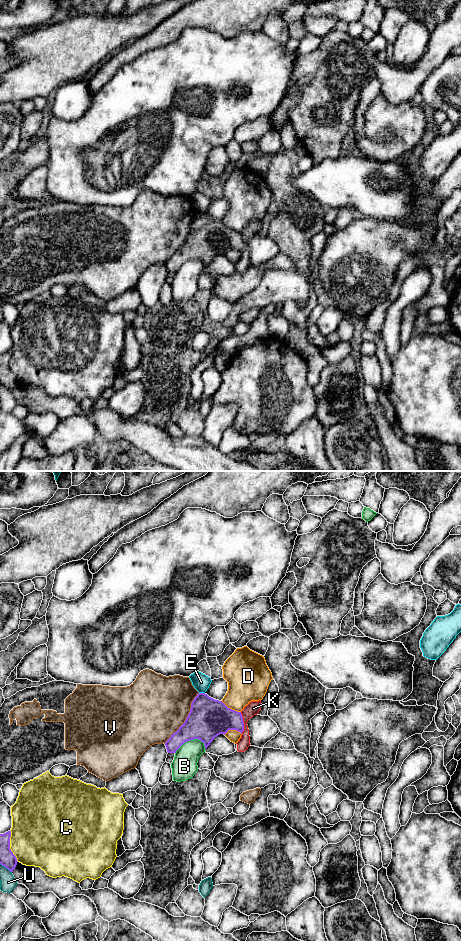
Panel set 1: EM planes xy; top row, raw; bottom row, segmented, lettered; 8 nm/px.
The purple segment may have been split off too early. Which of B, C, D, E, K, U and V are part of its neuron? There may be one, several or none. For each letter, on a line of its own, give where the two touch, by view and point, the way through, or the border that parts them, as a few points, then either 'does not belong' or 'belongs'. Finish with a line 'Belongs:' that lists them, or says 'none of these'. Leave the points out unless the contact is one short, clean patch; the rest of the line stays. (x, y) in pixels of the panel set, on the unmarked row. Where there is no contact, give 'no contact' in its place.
B: contact xy (190, 260); does not belong
C: contact xy (9, 366); does not belong
D: contact xy (231, 229); border xy (221, 221), (228, 227), (240, 232); does not belong
E: contact xy (202, 213); border xy (199, 212), (204, 213); does not belong
K: contact xy (243, 243); border xy (240, 232), (243, 238), (242, 253); does not belong
U: contact xy (6, 387); border xy (0, 383), (11, 392); does not belong
V: contact xy (186, 238); does not belong
Belongs: none of these

